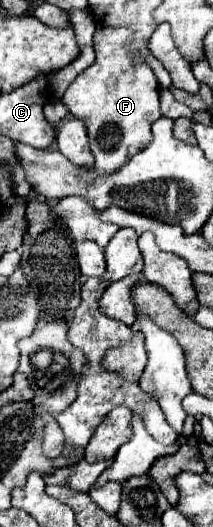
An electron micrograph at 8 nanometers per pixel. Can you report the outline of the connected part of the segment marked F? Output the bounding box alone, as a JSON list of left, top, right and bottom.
[60,26,162,174]

